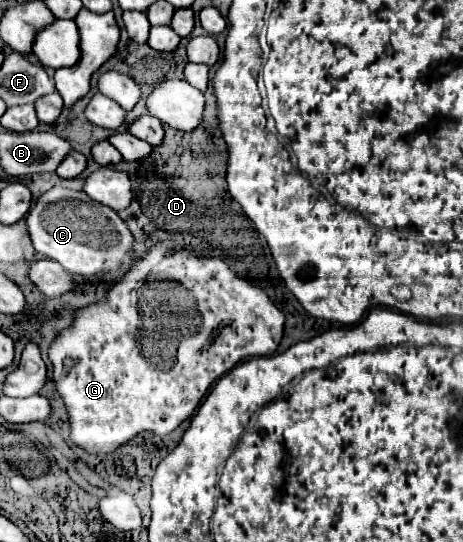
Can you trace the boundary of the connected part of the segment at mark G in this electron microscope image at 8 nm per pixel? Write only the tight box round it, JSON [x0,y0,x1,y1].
[48,241,284,453]

